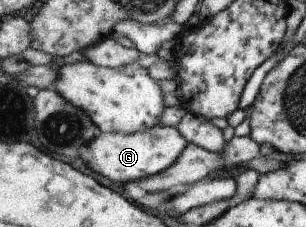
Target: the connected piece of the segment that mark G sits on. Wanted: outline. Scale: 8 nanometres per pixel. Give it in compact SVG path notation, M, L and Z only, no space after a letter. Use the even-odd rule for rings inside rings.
M149 127L132 133L118 132L97 133L84 148L87 159L83 160L93 172L107 176L111 182L135 182L137 179L150 177L167 168L183 150L186 140L175 127Z

